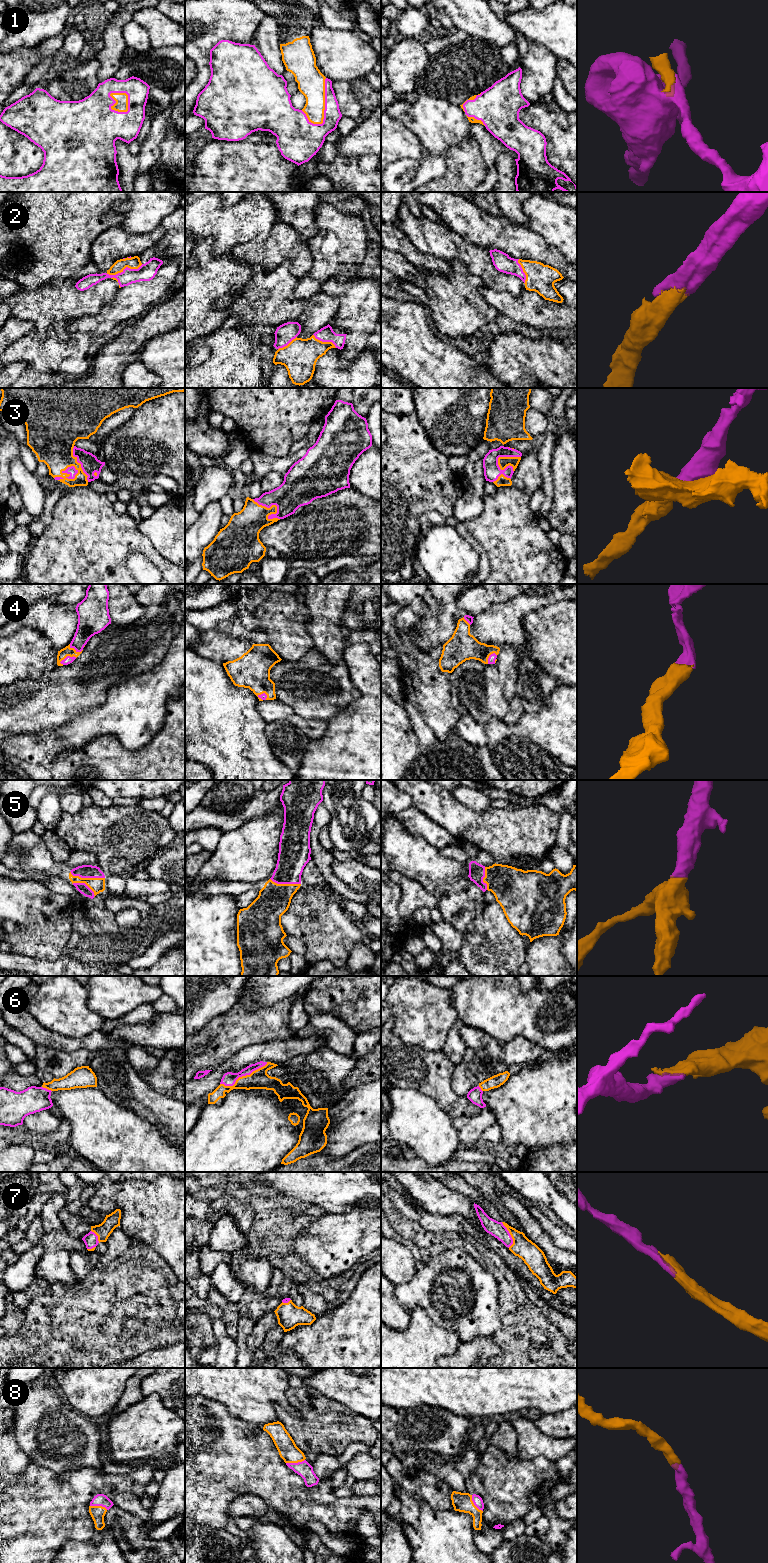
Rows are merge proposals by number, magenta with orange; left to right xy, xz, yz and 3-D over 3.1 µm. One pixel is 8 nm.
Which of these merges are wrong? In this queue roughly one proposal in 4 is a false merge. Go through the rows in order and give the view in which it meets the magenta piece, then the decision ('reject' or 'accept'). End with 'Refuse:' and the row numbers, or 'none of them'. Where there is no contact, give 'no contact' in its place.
1: xz | accept
2: xy | accept
3: xy | accept
4: xy | accept
5: xy | accept
6: xz | accept
7: yz | accept
8: xz | accept
Refuse: none of them

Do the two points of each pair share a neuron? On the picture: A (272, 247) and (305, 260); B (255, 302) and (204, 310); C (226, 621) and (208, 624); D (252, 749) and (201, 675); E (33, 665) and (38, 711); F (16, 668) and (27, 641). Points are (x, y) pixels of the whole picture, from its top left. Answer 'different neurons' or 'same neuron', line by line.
A: same neuron
B: different neurons
C: same neuron
D: same neuron
E: different neurons
F: same neuron

